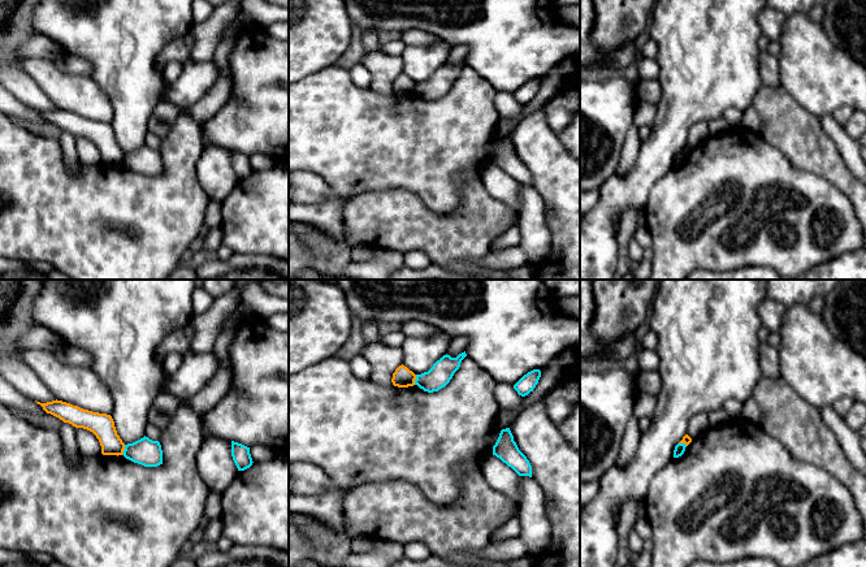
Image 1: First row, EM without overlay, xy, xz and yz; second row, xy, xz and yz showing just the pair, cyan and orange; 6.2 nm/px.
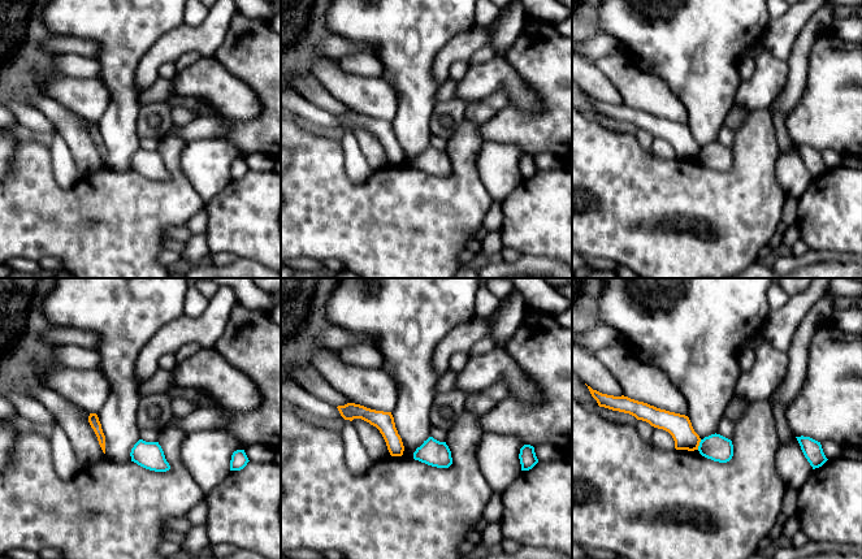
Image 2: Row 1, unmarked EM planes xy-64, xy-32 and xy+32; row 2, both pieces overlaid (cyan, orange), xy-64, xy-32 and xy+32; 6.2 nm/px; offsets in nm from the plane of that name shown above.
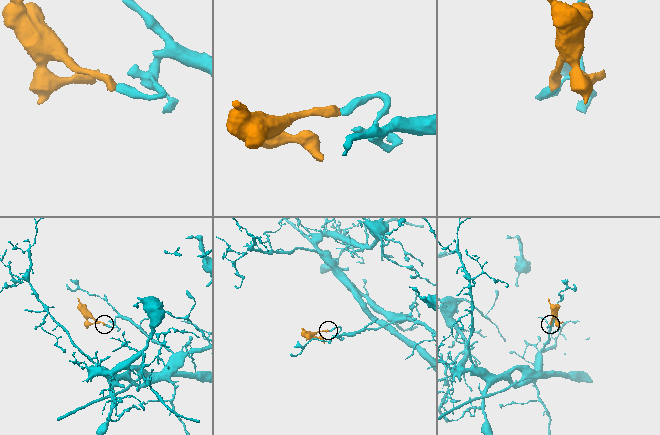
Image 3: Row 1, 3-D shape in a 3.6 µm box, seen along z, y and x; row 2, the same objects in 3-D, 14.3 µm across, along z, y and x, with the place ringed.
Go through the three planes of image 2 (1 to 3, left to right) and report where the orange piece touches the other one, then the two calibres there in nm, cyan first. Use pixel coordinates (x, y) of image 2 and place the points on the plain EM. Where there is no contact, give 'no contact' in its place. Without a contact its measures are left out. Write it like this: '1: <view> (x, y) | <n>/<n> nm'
1: no contact
2: no contact
3: xy+32 (700, 154) | 160/150 nm

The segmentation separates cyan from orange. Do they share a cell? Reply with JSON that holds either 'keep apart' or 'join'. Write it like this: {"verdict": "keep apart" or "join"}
{"verdict": "keep apart"}

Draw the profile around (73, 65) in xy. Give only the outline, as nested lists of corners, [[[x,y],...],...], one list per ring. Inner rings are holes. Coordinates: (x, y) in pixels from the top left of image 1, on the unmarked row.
[[[65,55],[56,60],[56,65],[61,72],[72,75],[88,75],[90,72],[90,64],[77,56]]]

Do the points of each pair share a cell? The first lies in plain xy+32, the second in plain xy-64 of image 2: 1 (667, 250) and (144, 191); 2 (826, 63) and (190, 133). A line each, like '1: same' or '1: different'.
1: same
2: same

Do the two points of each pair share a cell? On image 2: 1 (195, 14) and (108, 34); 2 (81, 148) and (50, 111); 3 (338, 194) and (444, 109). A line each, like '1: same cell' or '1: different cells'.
1: different cells
2: same cell
3: different cells

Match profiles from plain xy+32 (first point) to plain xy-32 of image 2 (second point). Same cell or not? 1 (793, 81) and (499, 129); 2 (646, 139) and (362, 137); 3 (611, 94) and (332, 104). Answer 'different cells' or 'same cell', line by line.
1: different cells
2: different cells
3: same cell

